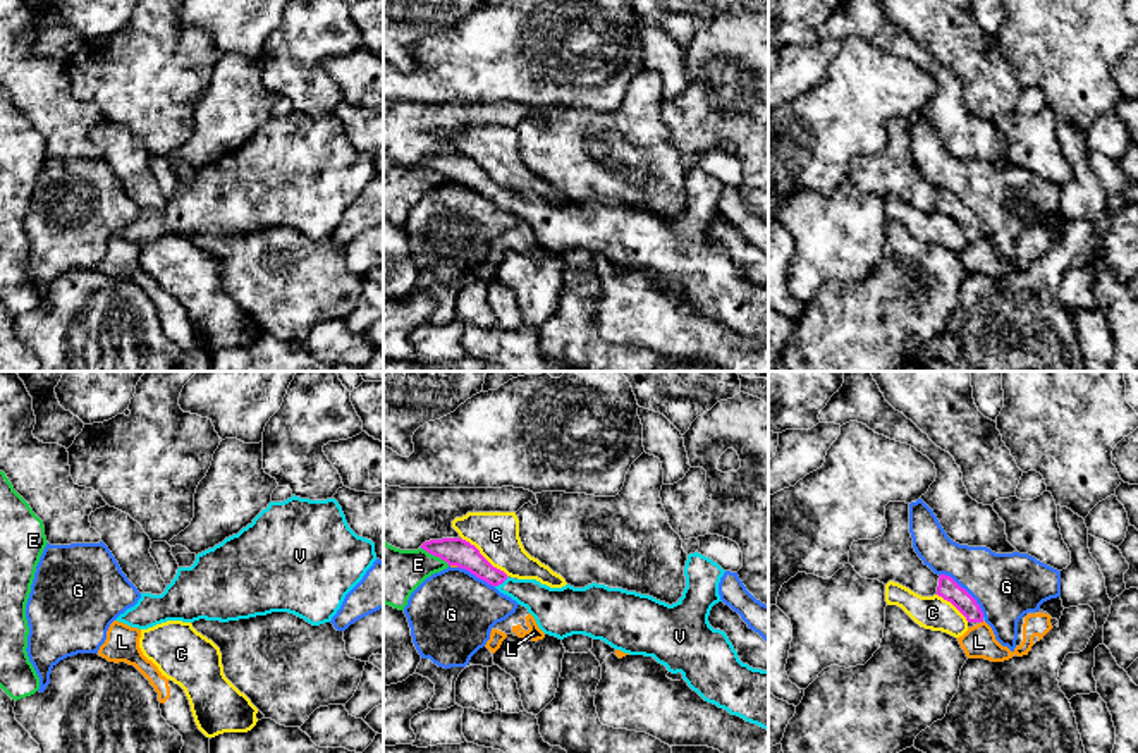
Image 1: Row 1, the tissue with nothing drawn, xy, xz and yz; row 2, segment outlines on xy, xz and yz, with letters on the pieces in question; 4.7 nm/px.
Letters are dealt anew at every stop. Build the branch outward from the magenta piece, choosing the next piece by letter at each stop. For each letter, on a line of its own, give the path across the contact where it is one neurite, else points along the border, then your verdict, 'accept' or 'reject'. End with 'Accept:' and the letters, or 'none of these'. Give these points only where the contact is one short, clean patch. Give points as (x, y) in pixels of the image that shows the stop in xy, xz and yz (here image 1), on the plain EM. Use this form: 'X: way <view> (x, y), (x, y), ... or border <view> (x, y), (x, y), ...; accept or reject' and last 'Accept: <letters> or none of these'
C: reject
E: reject
G: border yz (939, 189), (949, 189), (975, 215), (984, 231); reject
L: border xz (451, 179), (458, 181); reject
V: way xz (458, 167), (501, 198), (528, 207), (549, 220); accept
Accept: V

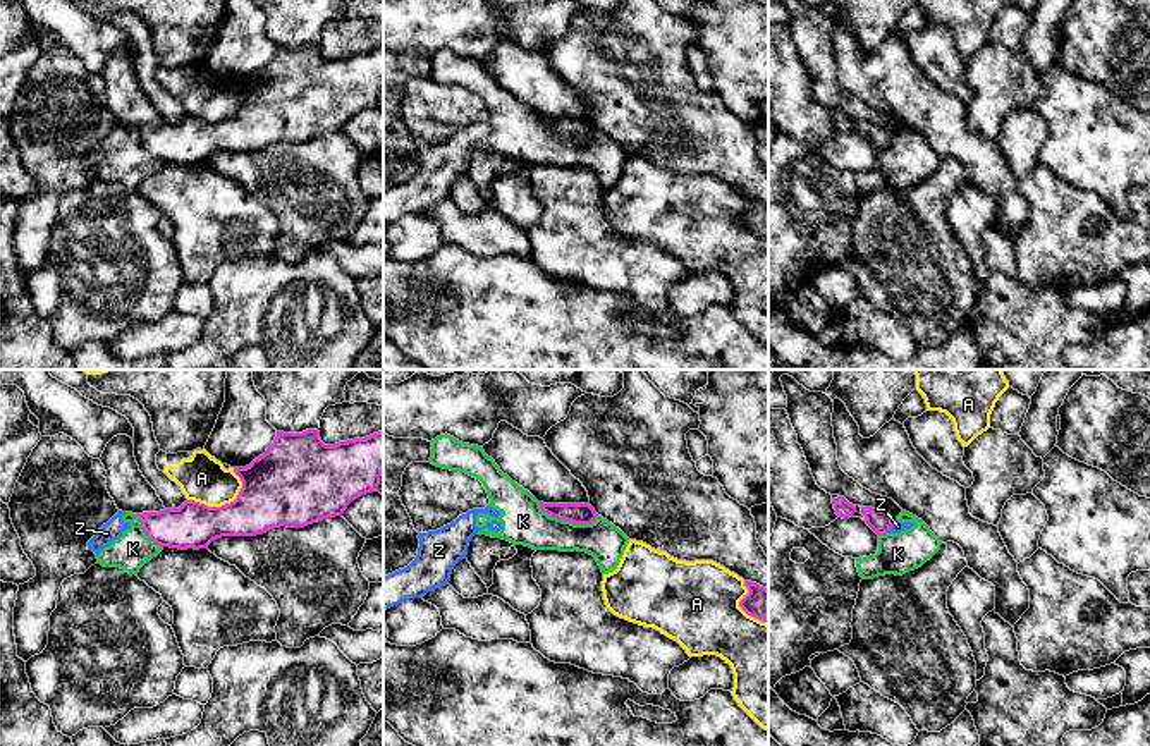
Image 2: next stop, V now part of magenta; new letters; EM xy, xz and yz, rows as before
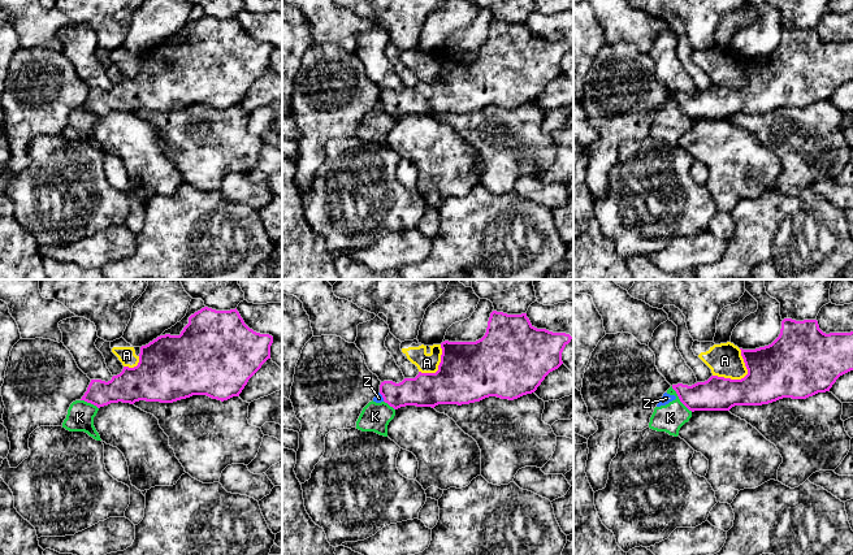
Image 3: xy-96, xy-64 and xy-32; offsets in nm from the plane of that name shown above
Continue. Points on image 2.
A: reject
K: reject
Z: reject
Accept: none of these

